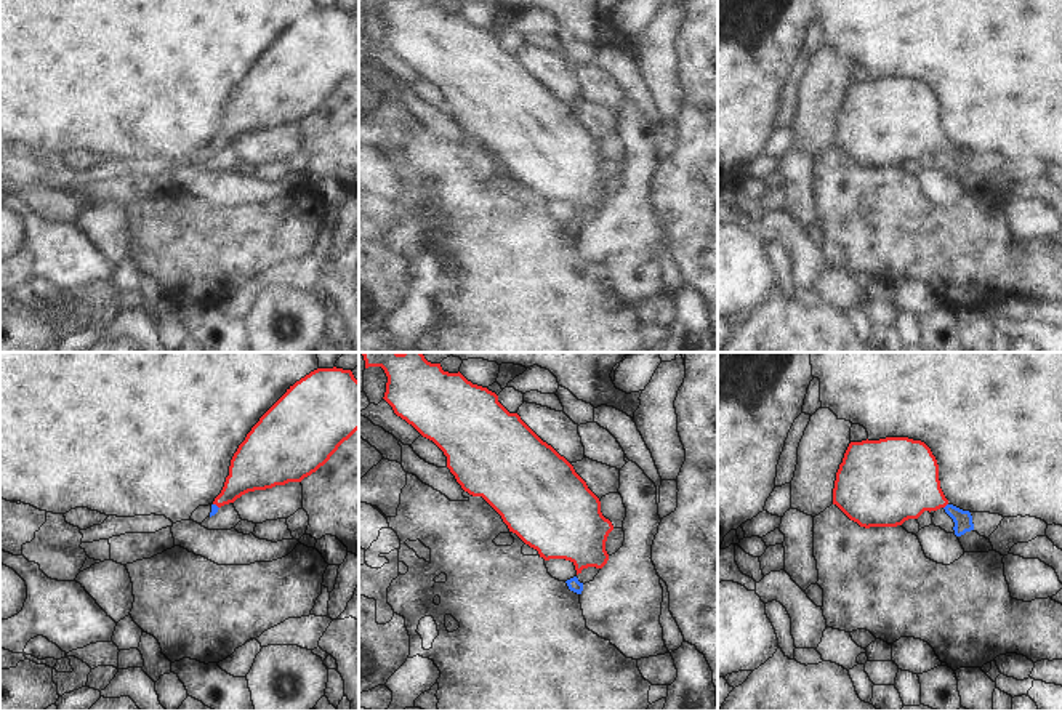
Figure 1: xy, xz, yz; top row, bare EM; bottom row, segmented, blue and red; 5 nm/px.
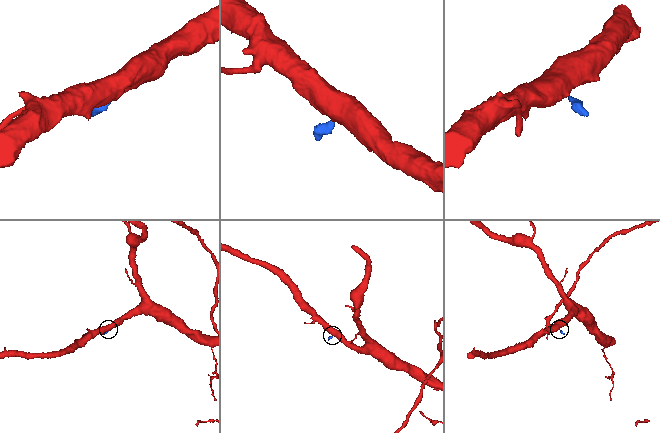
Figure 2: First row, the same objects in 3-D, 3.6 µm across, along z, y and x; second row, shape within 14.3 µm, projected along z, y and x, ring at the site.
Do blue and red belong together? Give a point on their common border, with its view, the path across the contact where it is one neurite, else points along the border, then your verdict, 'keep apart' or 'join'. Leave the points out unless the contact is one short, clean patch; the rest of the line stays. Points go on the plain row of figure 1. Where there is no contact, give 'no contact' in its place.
contact yz (945, 148); way yz (963, 162), (945, 148), (939, 141), (902, 124); join

